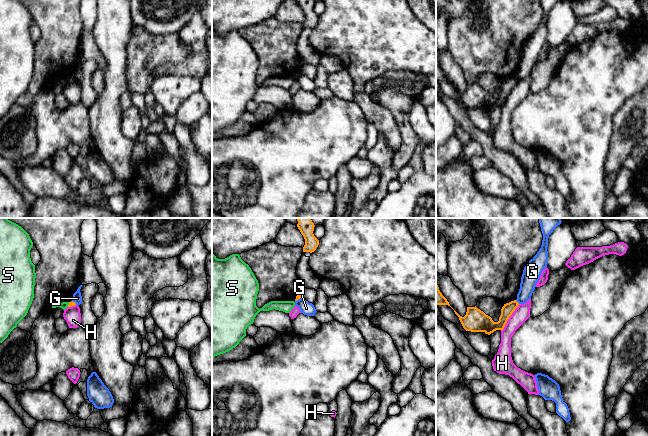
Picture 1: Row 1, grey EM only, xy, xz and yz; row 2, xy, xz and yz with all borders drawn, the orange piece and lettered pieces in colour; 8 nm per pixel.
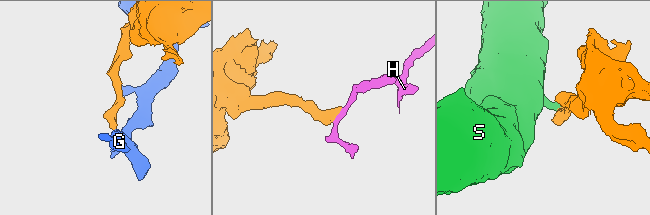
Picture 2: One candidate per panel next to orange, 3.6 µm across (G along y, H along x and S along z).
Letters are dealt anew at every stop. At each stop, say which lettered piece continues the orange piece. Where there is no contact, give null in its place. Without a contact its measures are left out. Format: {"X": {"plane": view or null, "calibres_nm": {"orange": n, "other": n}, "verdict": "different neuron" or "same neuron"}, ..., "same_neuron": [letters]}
{"G": {"plane": "yz", "calibres_nm": {"orange": 90, "other": 140}, "verdict": "different neuron"}, "H": {"plane": "yz", "calibres_nm": {"orange": 180, "other": 120}, "verdict": "different neuron"}, "S": {"plane": "xy", "calibres_nm": {"orange": 40, "other": 60}, "verdict": "different neuron"}, "same_neuron": []}

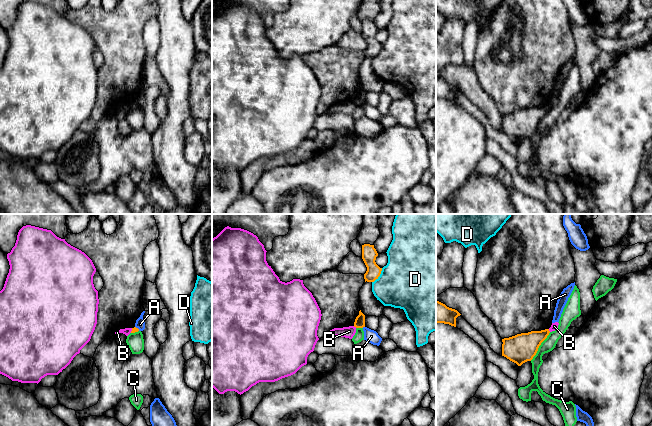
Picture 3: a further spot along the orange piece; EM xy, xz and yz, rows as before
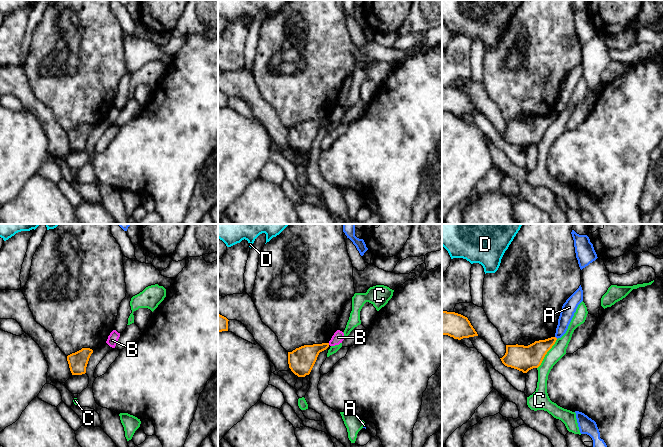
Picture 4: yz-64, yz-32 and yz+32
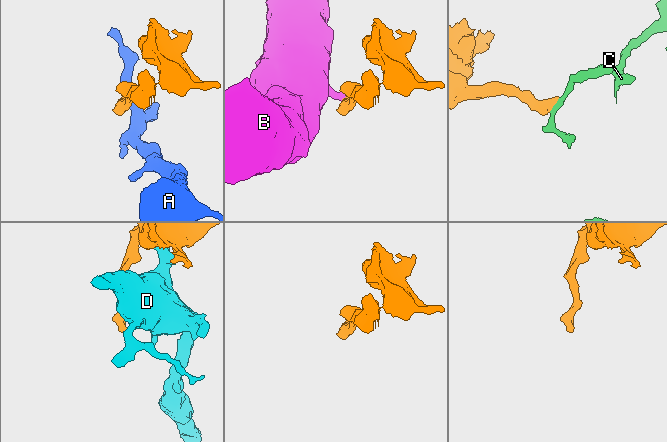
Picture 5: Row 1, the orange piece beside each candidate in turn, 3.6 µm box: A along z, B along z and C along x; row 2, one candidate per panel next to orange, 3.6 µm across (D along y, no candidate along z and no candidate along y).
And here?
{"A": {"plane": "xz", "calibres_nm": {"orange": 80, "other": 110}, "verdict": "different neuron"}, "B": {"plane": "xz", "calibres_nm": {"orange": 80, "other": 100}, "verdict": "different neuron"}, "C": {"plane": "yz", "calibres_nm": {"orange": 220, "other": 100}, "verdict": "different neuron"}, "D": {"plane": "xz", "calibres_nm": {"orange": 120, "other": 460}, "verdict": "different neuron"}, "same_neuron": []}

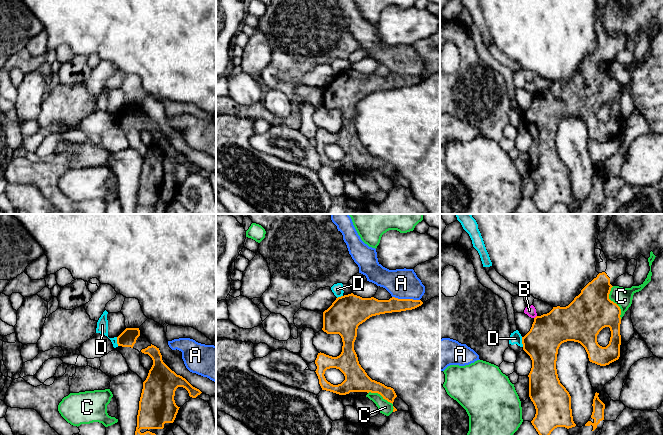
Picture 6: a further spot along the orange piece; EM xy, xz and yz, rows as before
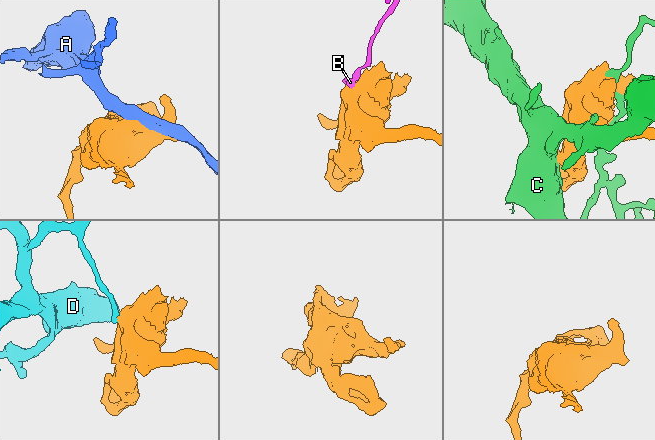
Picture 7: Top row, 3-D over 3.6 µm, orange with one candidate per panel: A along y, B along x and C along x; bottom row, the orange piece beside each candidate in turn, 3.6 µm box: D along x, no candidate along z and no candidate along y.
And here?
{"A": {"plane": "xz", "calibres_nm": {"orange": 130, "other": 240}, "verdict": "different neuron"}, "B": {"plane": "yz", "calibres_nm": {"orange": 280, "other": 80}, "verdict": "different neuron"}, "C": {"plane": "yz", "calibres_nm": {"orange": 340, "other": 150}, "verdict": "different neuron"}, "D": {"plane": "yz", "calibres_nm": {"orange": 280, "other": 100}, "verdict": "different neuron"}, "same_neuron": []}

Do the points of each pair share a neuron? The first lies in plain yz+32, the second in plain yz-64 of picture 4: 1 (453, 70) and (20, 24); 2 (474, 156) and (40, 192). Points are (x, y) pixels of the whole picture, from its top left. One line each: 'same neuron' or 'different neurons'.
1: same neuron
2: different neurons

